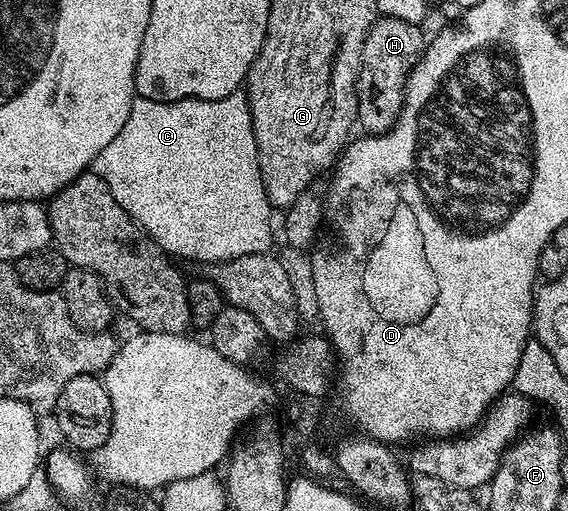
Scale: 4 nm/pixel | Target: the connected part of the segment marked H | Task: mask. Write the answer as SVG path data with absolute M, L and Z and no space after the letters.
M377 16L376 22L370 27L366 35L366 43L362 47L362 59L360 60L360 77L356 80L356 119L365 134L377 137L394 127L394 123L400 118L400 112L404 106L404 92L408 86L408 77L412 74L412 68L420 61L426 48L425 30L414 23L406 23L406 19L394 19L393 17Z

